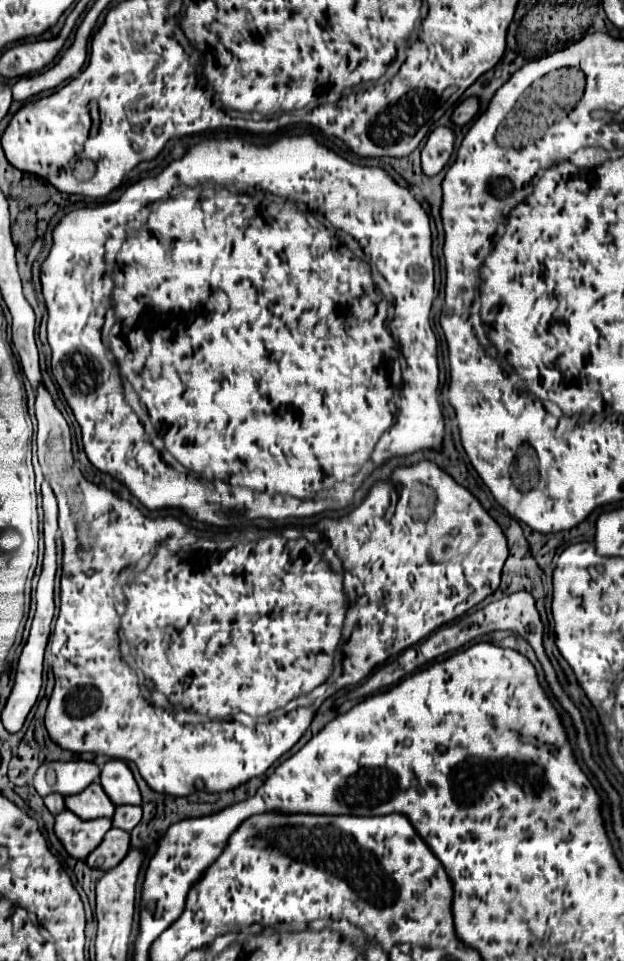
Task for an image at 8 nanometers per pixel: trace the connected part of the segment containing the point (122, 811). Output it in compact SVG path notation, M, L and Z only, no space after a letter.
M119 805L113 815L113 827L131 831L141 821L141 807L135 805Z

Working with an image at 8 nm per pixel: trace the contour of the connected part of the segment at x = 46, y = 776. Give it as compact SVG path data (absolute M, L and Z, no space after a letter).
M47 761L37 769L33 785L43 797L49 793L67 797L89 787L99 773L101 769L89 761Z

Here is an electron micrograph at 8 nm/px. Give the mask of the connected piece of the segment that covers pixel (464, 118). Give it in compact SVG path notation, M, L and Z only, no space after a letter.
M469 97L469 99L465 99L463 103L459 103L455 107L451 121L457 123L457 125L465 125L477 115L477 111L479 111L479 99L477 97Z

